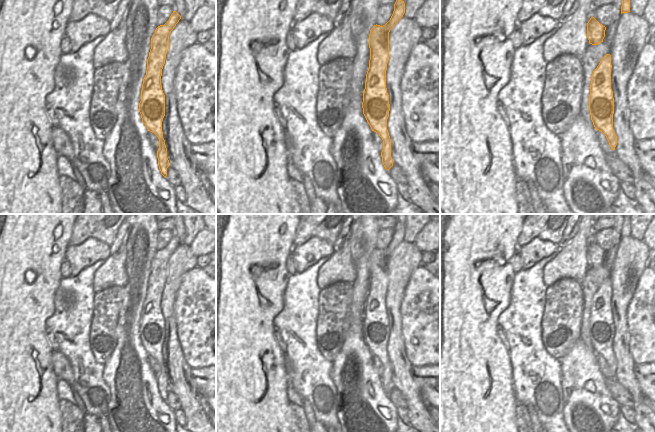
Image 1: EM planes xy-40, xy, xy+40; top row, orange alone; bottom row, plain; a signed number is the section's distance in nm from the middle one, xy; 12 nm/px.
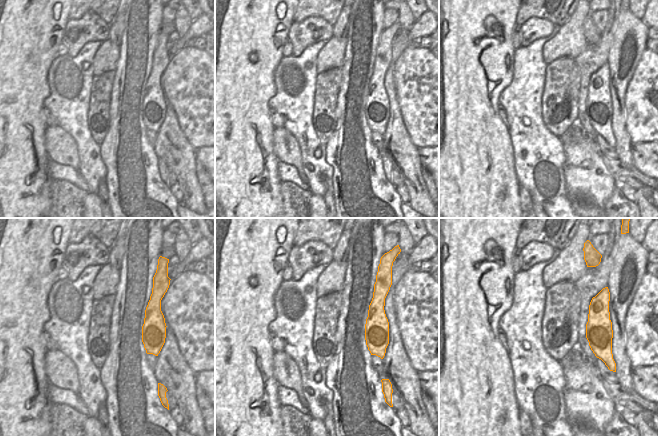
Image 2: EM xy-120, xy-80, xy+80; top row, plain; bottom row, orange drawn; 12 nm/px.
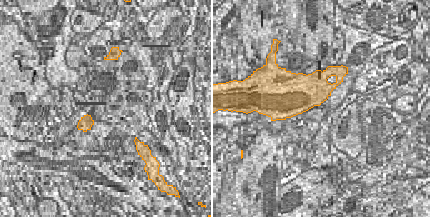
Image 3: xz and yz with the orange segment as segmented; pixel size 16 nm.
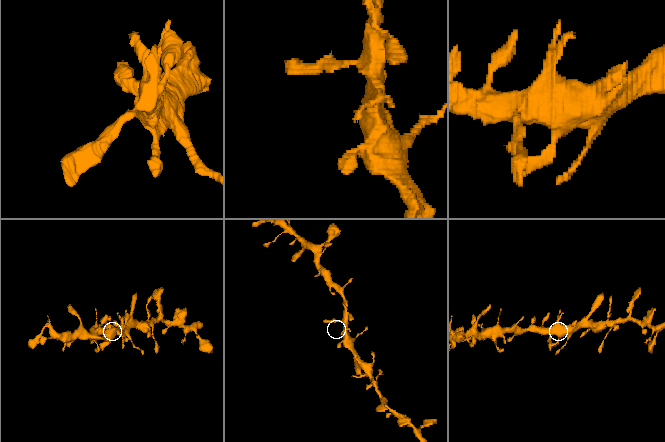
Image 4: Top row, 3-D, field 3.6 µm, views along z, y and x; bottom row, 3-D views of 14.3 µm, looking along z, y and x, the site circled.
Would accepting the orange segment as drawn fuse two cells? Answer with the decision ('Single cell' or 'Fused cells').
Single cell

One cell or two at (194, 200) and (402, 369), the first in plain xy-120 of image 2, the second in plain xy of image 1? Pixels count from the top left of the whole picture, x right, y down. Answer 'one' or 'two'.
one

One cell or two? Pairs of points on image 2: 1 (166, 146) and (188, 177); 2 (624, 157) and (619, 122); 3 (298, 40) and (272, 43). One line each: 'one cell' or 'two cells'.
1: one cell
2: one cell
3: two cells

